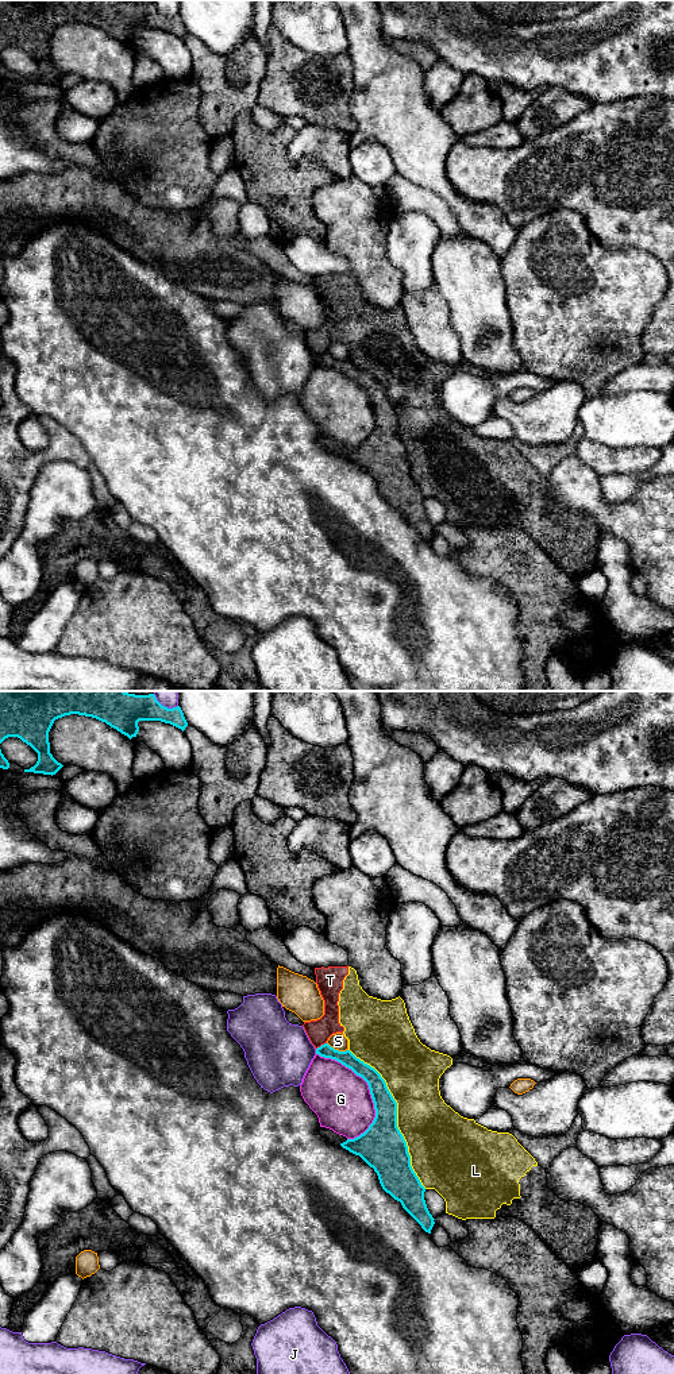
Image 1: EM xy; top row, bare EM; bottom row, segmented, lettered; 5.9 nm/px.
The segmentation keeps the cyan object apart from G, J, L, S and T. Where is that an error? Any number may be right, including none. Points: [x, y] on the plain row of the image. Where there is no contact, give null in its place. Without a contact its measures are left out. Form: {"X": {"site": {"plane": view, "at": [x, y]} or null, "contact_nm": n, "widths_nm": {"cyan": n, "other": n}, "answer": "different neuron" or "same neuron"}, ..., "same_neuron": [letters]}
{"G": {"site": {"plane": "xy", "at": [369, 397]}, "contact_nm": 550, "widths_nm": {"cyan": 160, "other": 340}, "answer": "different neuron"}, "J": {"site": {"plane": "xy", "at": [164, 15]}, "contact_nm": 170, "widths_nm": {"cyan": 220, "other": 140}, "answer": "different neuron"}, "L": {"site": {"plane": "xy", "at": [396, 425]}, "contact_nm": 950, "widths_nm": {"cyan": 280, "other": 360}, "answer": "different neuron"}, "S": {"site": {"plane": "xy", "at": [338, 359]}, "contact_nm": 140, "widths_nm": {"cyan": 90, "other": 100}, "answer": "different neuron"}, "T": {"site": {"plane": "xy", "at": [322, 354]}, "contact_nm": 80, "widths_nm": {"cyan": 90, "other": 140}, "answer": "different neuron"}, "same_neuron": []}

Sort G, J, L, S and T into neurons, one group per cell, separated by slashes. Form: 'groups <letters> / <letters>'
groups G / J / L T / S

